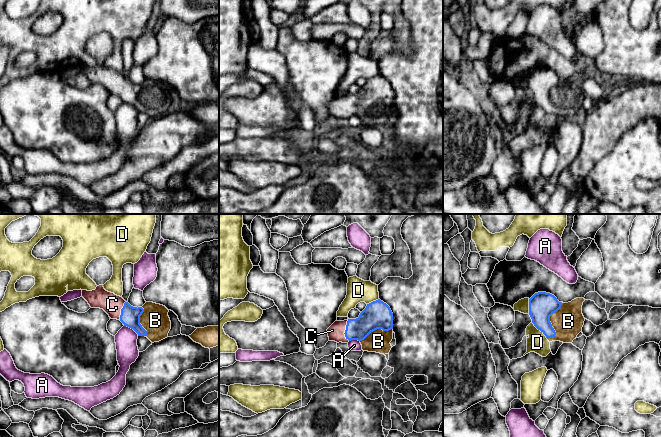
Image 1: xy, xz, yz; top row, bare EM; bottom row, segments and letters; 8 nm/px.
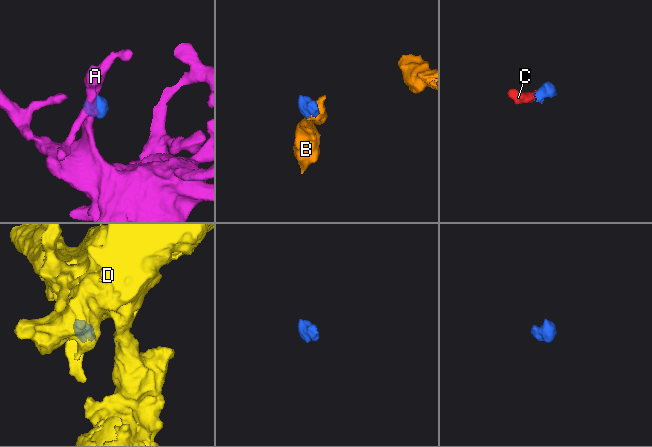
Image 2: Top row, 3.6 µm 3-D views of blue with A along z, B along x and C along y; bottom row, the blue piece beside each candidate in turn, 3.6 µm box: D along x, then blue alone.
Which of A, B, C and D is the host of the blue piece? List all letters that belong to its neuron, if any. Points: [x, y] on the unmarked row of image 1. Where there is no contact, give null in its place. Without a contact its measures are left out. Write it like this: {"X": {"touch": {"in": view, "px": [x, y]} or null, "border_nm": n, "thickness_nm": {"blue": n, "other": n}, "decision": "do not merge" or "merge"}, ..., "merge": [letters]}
{"A": {"touch": {"in": "xy", "px": [131, 104]}, "border_nm": 150, "thickness_nm": {"blue": 160, "other": 180}, "decision": "do not merge"}, "B": {"touch": {"in": "yz", "px": [550, 98]}, "border_nm": 320, "thickness_nm": {"blue": 220, "other": 240}, "decision": "merge"}, "C": {"touch": {"in": "xz", "px": [346, 105]}, "border_nm": 180, "thickness_nm": {"blue": 200, "other": 130}, "decision": "merge"}, "D": {"touch": {"in": "yz", "px": [540, 106]}, "border_nm": 190, "thickness_nm": {"blue": 220, "other": 160}, "decision": "do not merge"}, "merge": ["B", "C"]}

